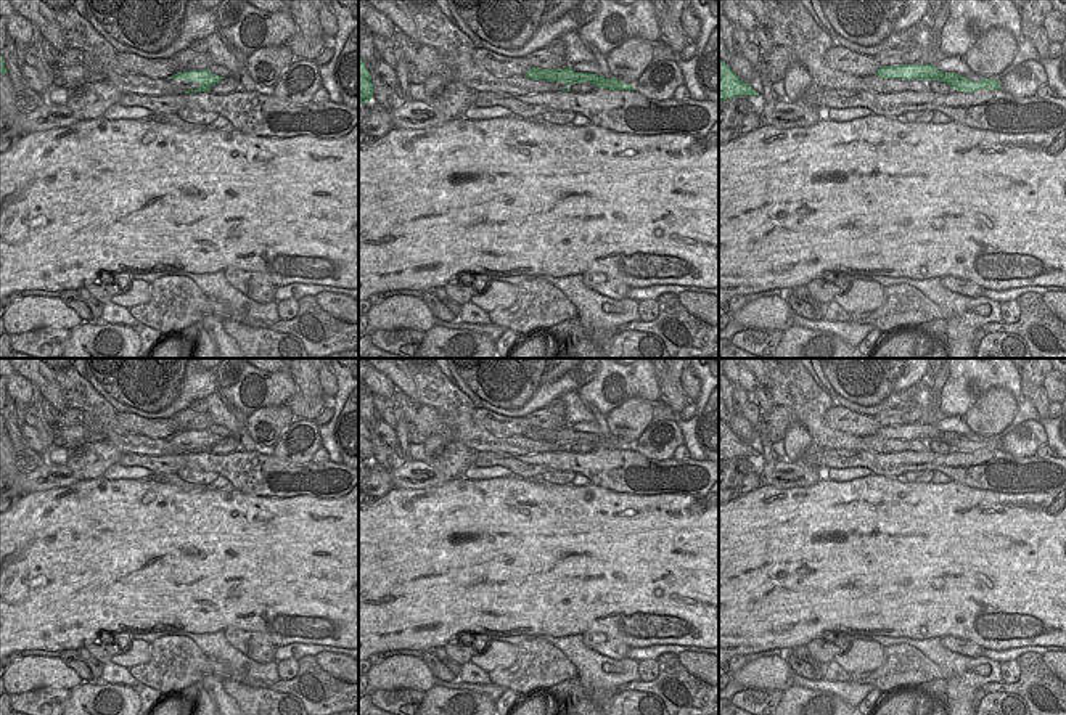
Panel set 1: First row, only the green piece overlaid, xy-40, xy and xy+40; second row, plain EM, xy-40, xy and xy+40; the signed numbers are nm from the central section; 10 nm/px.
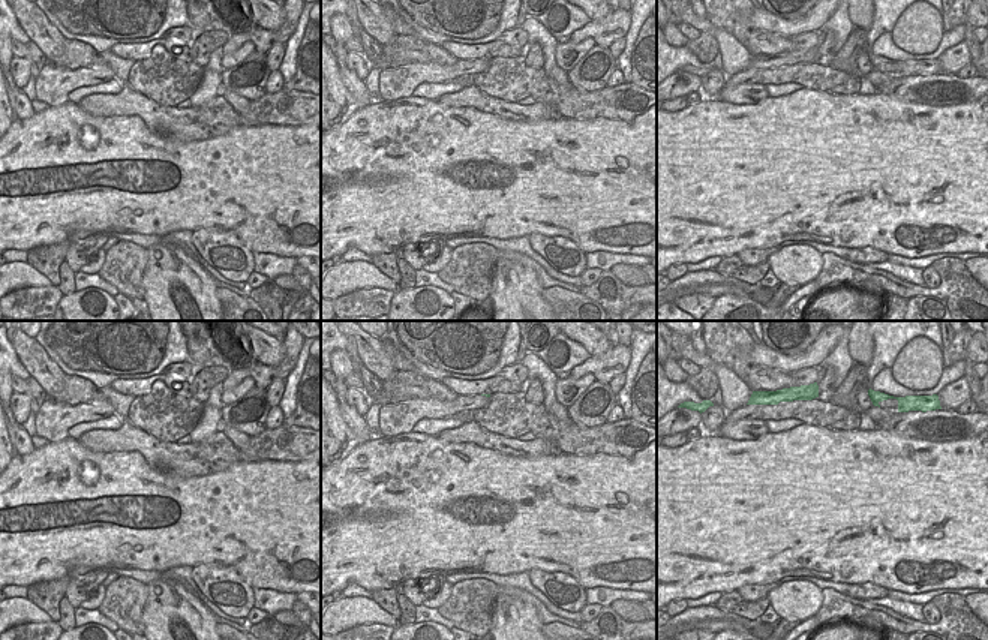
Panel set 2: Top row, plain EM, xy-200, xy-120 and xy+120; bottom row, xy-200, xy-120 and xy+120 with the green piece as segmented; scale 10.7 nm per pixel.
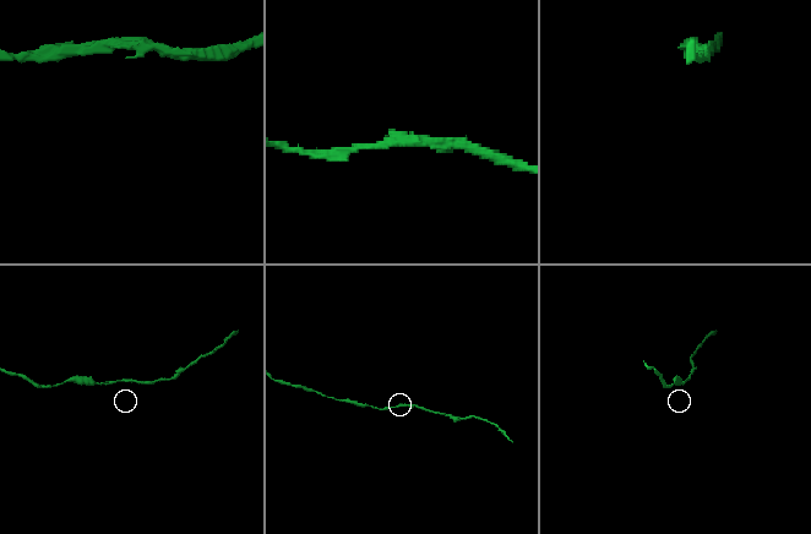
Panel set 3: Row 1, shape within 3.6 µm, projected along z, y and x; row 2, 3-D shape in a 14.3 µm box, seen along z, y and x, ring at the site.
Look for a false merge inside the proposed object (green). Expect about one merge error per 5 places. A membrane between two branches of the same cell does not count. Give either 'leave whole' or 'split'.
leave whole

